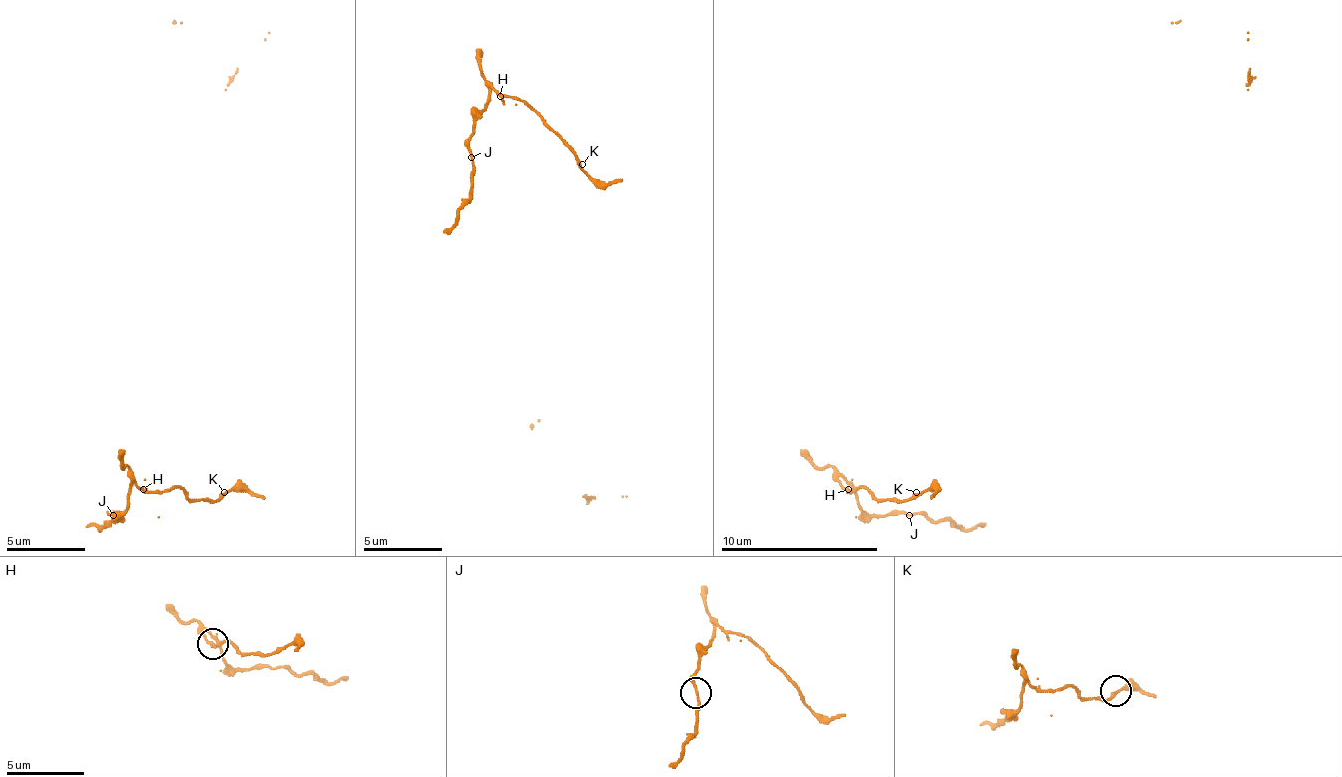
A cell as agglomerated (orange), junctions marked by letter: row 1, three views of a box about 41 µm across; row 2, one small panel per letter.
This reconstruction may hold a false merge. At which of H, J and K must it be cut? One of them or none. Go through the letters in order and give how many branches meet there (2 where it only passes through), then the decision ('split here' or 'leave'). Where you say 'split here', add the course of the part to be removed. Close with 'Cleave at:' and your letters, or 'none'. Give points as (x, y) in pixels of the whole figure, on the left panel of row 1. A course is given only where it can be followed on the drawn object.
H: 2 branches meet; split here
J: 2 branches meet; leave
K: 2 branches meet; leave
Cleave at: H

